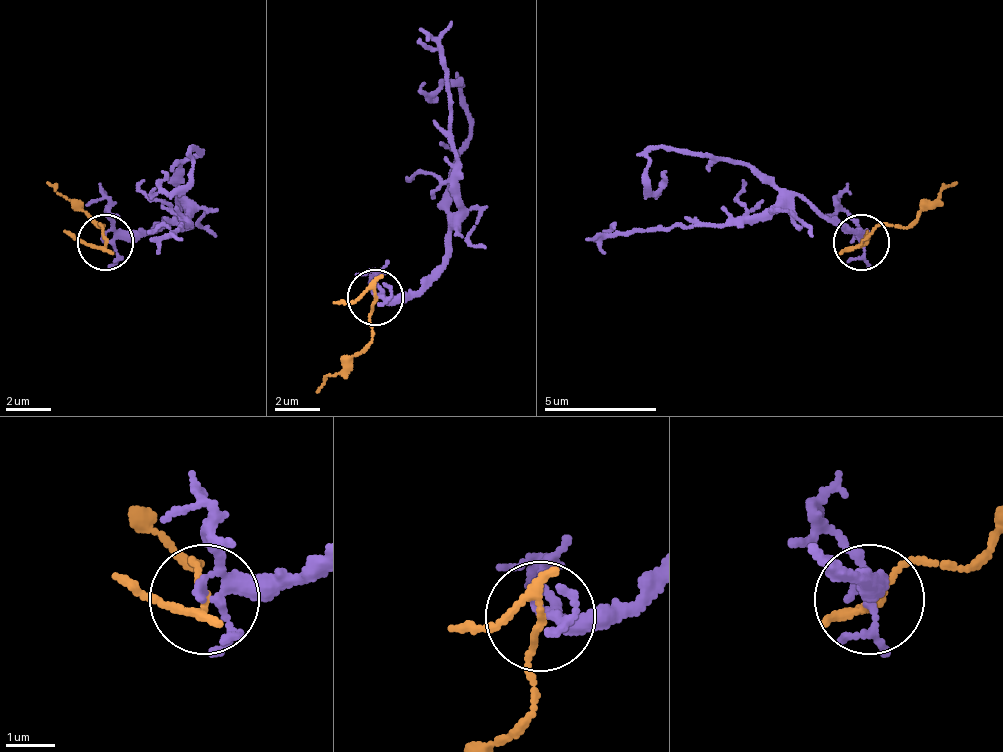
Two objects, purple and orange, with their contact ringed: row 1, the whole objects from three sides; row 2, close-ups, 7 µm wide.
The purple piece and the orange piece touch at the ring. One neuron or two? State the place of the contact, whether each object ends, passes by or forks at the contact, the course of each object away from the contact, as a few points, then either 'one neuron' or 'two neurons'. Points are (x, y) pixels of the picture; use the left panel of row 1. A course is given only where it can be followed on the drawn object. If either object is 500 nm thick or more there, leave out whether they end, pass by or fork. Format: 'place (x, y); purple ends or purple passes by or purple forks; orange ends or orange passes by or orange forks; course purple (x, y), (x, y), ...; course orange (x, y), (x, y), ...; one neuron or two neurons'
place (105, 242); purple forks; orange passes by; course purple (104, 240), (138, 240), (177, 207), (177, 167), (200, 150), (194, 173), (171, 190), (160, 184), (166, 173); course orange (104, 240), (98, 223), (104, 223), (47, 184); two neurons

